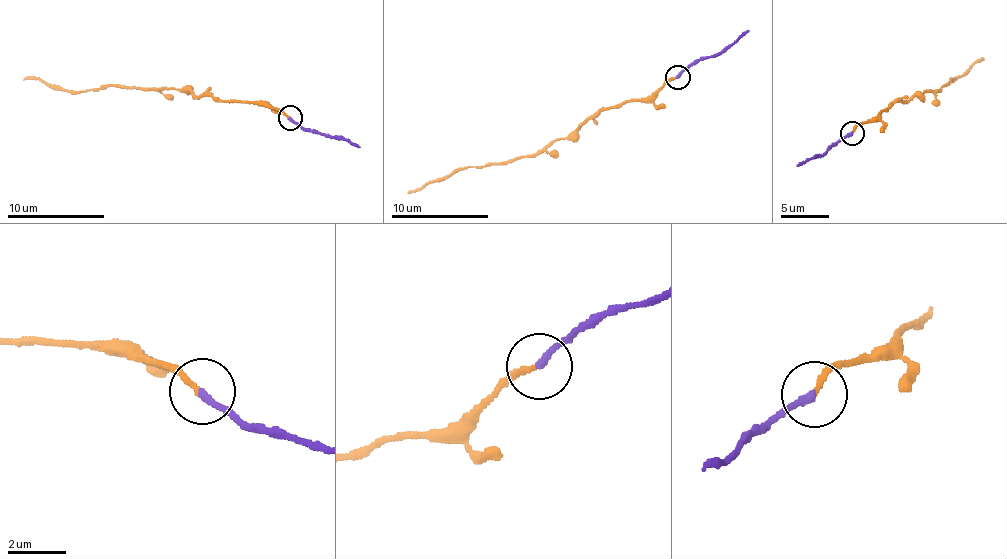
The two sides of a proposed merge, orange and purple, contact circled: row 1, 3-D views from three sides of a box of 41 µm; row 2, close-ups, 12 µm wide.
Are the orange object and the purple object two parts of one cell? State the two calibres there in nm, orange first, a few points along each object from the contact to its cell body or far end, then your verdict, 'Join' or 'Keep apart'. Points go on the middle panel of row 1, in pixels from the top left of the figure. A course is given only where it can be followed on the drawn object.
Thickness 180 nm (orange) against 240 nm. Course of orange: (676, 78), (644, 98), (601, 108), (565, 137), (552, 139), (533, 154), (453, 170), (407, 194). Course of purple: (678, 78), (692, 66), (724, 53), (748, 31). Join

